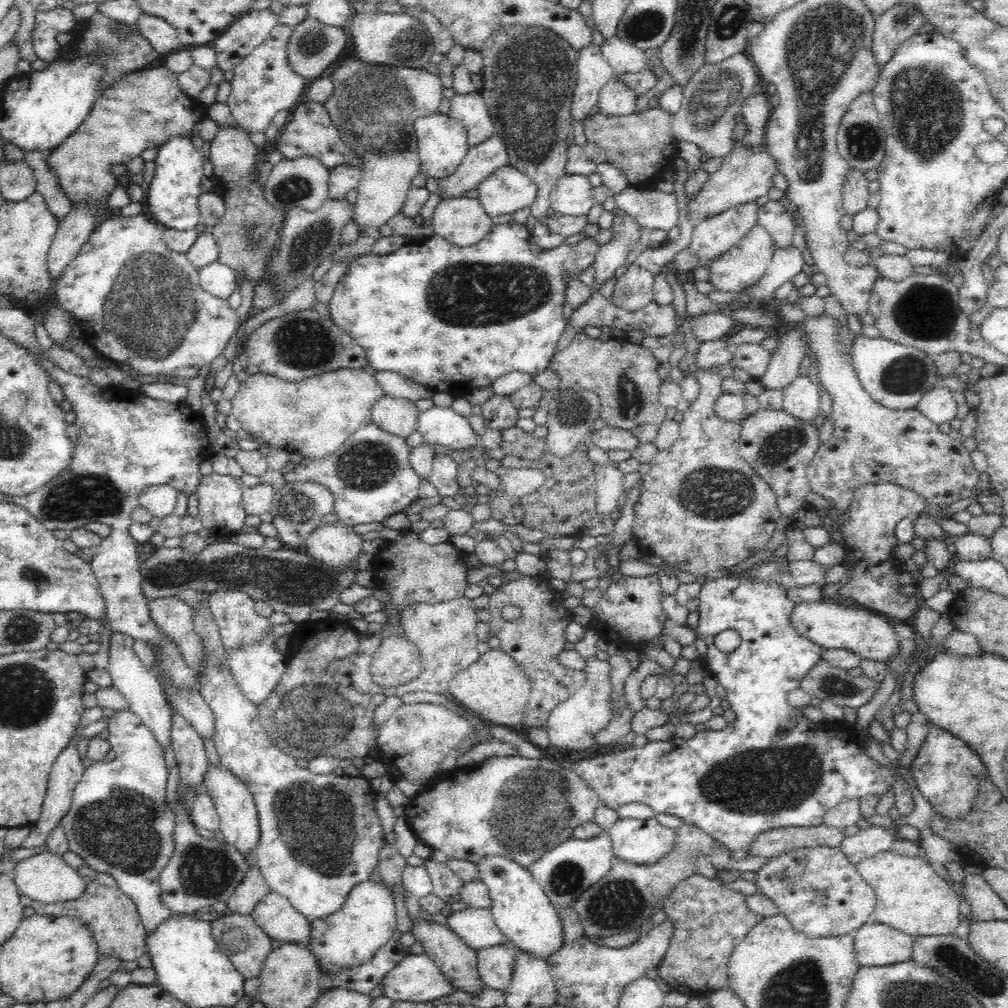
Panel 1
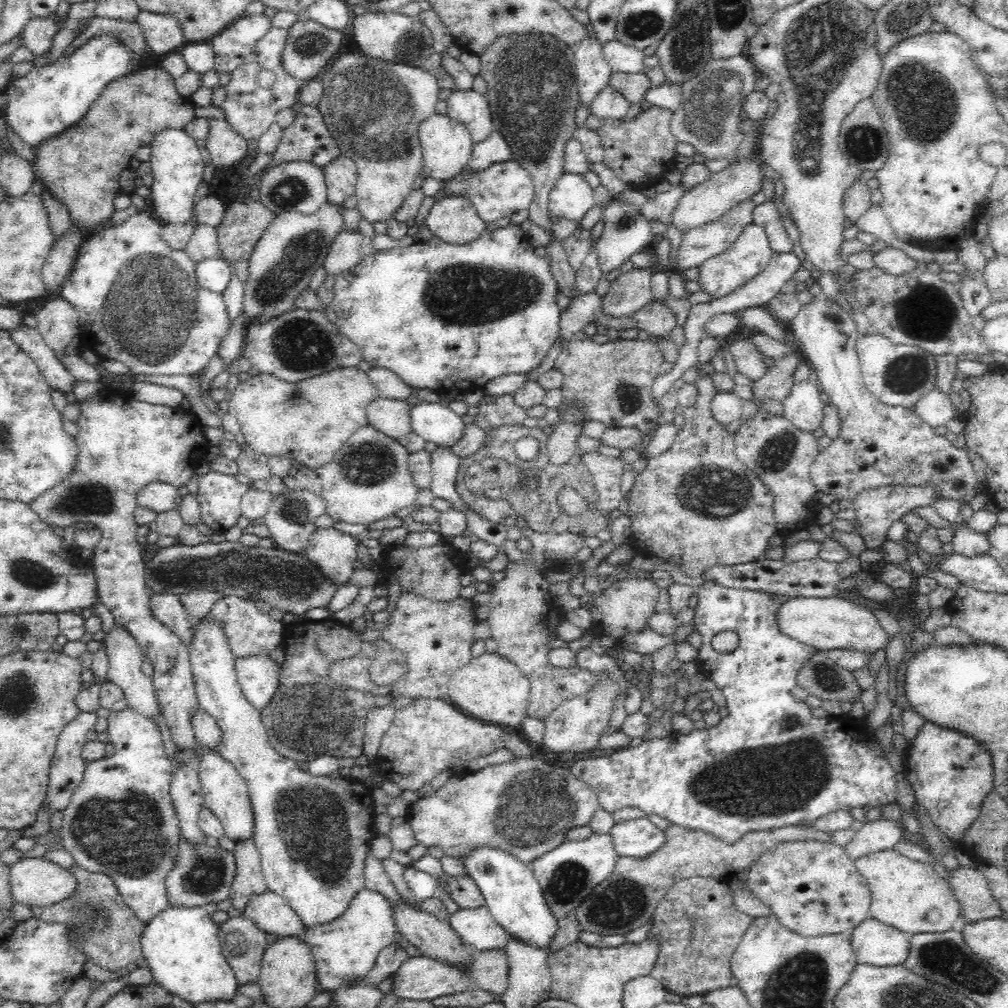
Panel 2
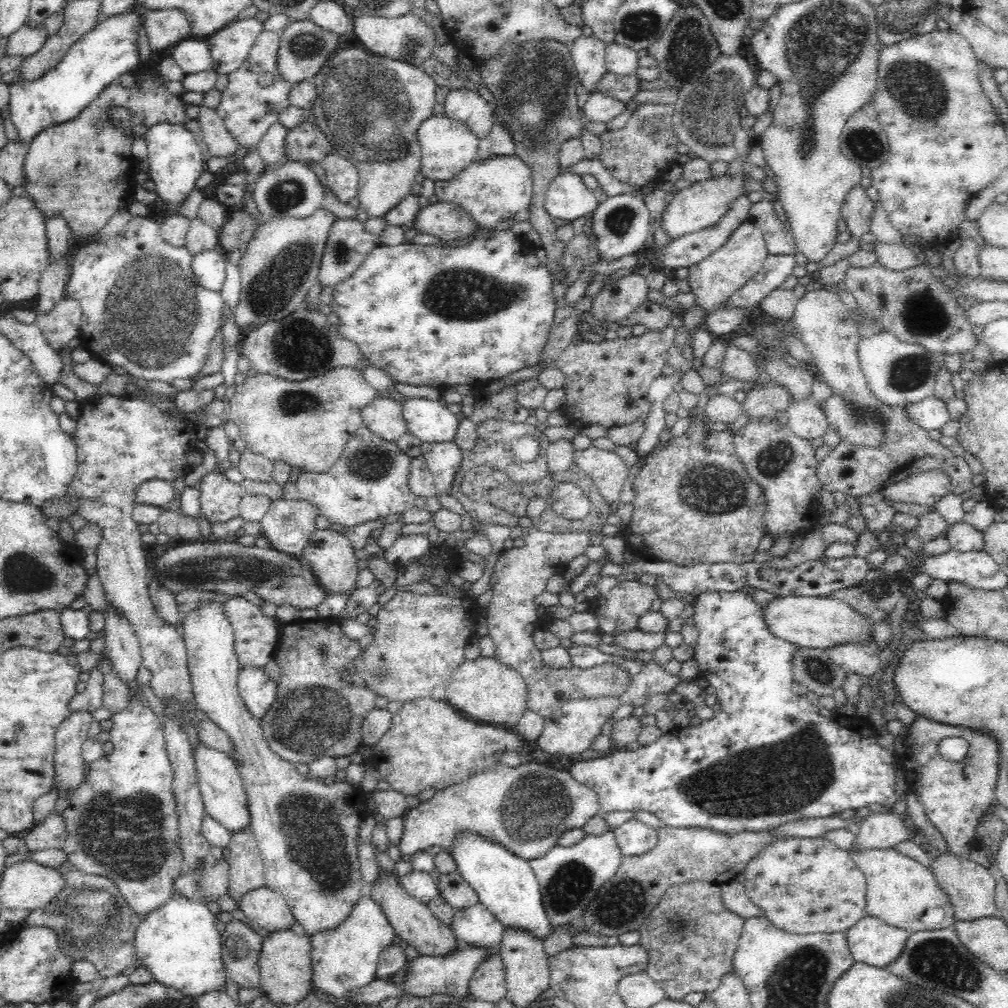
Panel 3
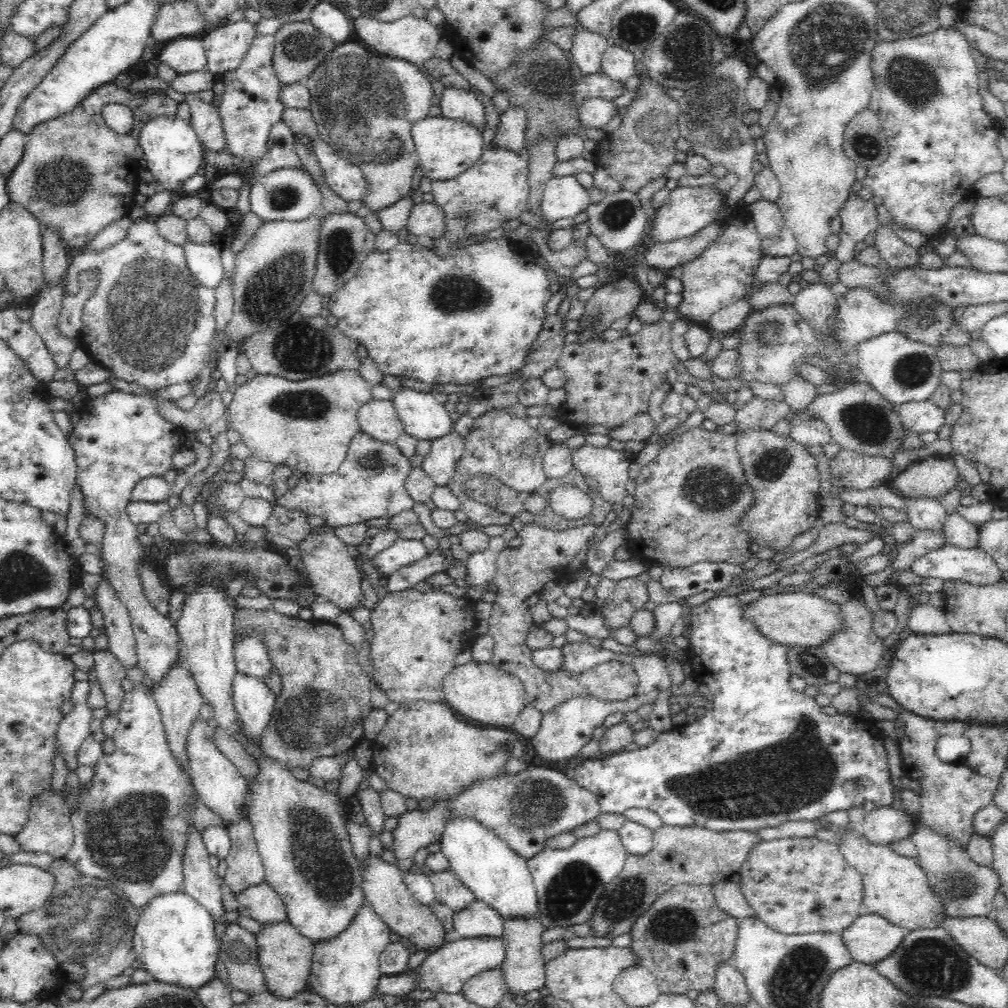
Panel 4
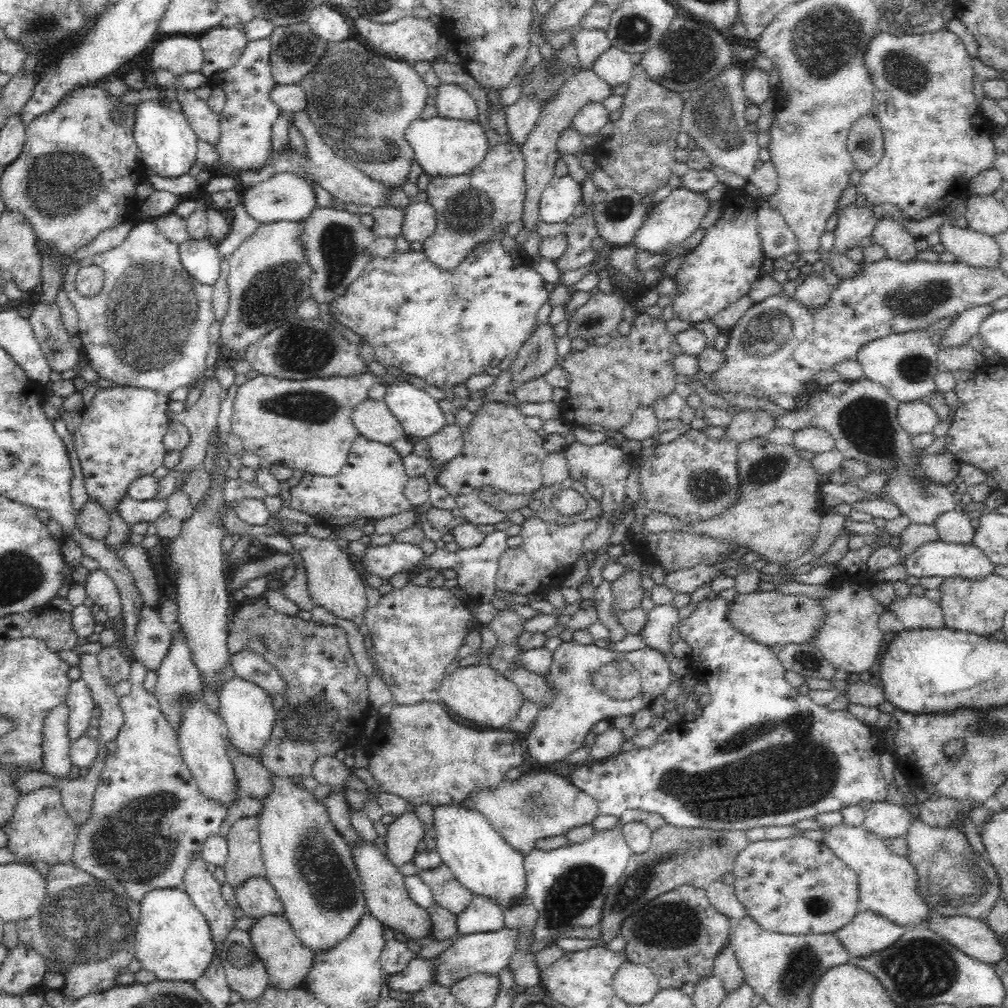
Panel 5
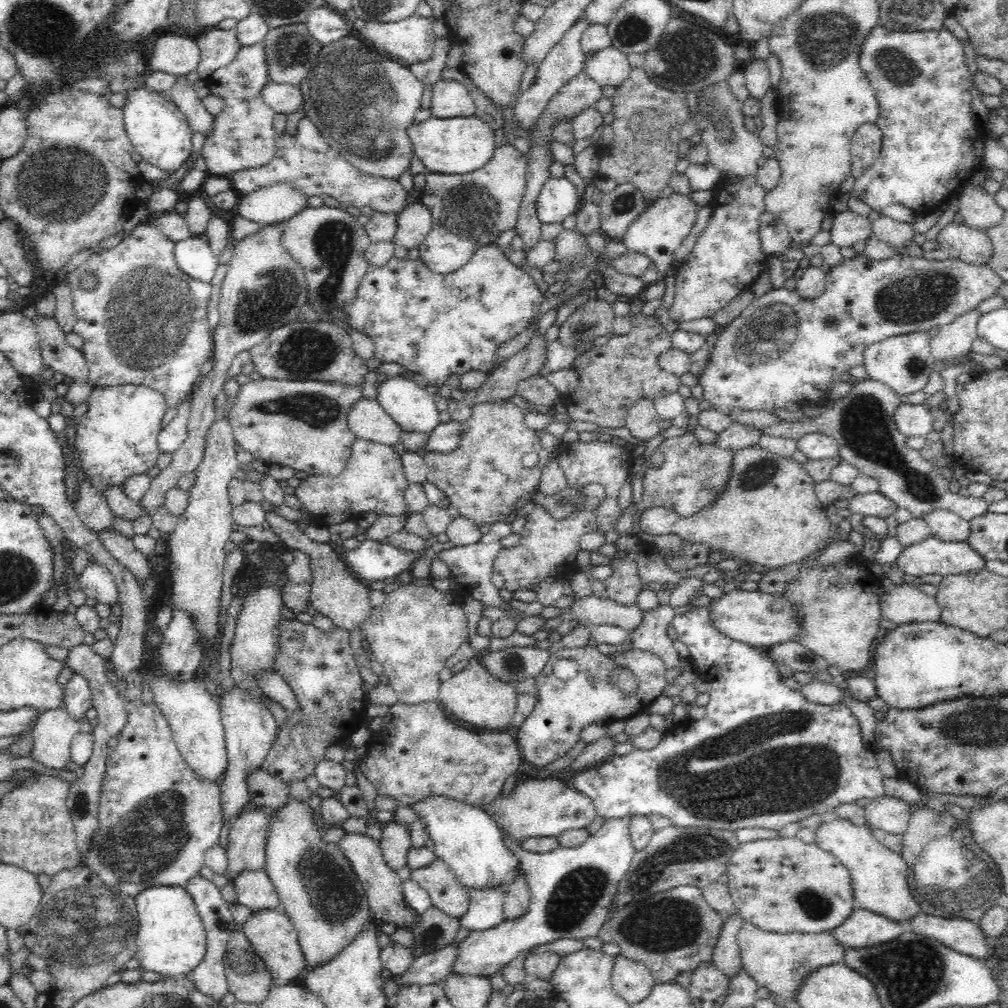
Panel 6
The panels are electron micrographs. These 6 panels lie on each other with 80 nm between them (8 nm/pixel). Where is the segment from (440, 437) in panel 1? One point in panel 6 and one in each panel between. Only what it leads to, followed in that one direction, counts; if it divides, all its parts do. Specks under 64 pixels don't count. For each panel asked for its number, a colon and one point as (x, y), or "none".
2: (434, 422)
3: (429, 420)
4: (423, 417)
5: (419, 414)
6: (411, 406)

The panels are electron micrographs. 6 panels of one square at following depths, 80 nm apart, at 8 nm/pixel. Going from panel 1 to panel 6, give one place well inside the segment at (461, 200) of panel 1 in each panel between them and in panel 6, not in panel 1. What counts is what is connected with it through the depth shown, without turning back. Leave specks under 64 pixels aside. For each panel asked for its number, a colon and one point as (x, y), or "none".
2: (453, 219)
3: (446, 221)
4: (425, 219)
5: (419, 220)
6: (413, 223)

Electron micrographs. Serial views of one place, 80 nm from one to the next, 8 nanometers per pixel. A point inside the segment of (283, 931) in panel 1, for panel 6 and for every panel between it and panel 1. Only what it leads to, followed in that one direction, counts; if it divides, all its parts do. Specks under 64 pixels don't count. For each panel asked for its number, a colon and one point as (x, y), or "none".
2: (272, 913)
3: (265, 908)
4: (260, 901)
5: (256, 896)
6: (254, 888)

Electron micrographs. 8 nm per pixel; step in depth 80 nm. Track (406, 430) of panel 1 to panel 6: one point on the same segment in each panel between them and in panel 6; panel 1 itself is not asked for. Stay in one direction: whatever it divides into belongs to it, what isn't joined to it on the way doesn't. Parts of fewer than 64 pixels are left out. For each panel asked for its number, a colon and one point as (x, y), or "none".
2: (391, 417)
3: (383, 416)
4: (377, 418)
5: (372, 419)
6: (366, 419)

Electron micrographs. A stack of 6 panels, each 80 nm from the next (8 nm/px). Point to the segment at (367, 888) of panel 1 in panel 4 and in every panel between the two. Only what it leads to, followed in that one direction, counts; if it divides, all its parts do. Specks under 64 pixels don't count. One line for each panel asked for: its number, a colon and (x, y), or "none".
2: (344, 950)
3: (344, 959)
4: (345, 971)

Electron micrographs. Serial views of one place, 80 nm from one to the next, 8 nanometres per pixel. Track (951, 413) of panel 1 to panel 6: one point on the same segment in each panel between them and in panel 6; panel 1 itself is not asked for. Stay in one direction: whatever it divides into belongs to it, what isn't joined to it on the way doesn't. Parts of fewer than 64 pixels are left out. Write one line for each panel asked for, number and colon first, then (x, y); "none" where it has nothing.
2: (934, 408)
3: (930, 413)
4: (924, 416)
5: (915, 417)
6: (911, 420)

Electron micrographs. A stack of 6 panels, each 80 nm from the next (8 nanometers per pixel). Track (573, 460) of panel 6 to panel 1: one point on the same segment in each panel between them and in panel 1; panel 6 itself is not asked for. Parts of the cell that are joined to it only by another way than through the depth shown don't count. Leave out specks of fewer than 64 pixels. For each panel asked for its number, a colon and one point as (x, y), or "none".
1: (609, 492)
2: (607, 471)
3: (605, 467)
4: (608, 466)
5: (609, 465)

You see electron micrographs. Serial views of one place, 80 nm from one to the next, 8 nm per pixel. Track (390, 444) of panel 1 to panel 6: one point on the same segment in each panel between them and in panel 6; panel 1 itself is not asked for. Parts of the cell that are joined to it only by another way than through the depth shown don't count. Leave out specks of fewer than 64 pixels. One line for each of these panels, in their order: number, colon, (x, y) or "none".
2: (369, 478)
3: (369, 481)
4: (370, 483)
5: (371, 484)
6: (372, 481)

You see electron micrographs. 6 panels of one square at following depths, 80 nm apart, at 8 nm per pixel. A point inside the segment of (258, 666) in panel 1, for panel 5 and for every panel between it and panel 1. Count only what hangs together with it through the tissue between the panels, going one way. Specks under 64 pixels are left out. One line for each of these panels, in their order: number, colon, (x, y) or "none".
2: (258, 677)
3: (259, 693)
4: (254, 703)
5: (247, 710)

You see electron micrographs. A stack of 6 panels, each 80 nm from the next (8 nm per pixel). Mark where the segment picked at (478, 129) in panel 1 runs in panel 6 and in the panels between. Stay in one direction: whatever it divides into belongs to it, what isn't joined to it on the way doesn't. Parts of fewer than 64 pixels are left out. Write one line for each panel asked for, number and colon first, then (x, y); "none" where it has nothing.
2: (472, 110)
3: (463, 105)
4: (458, 104)
5: (453, 102)
6: (450, 99)

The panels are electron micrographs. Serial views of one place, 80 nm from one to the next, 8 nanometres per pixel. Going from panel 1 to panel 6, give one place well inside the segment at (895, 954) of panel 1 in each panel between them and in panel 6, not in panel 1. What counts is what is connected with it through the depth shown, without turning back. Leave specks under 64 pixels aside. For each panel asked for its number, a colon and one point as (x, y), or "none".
2: (873, 942)
3: (872, 941)
4: (870, 937)
5: (867, 932)
6: (863, 927)

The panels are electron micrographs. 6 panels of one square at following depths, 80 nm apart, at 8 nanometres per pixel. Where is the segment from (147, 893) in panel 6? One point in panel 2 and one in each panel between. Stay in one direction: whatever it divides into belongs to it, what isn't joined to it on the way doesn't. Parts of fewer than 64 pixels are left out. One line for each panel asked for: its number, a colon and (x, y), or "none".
2: (181, 946)
3: (178, 942)
4: (174, 939)
5: (172, 941)

